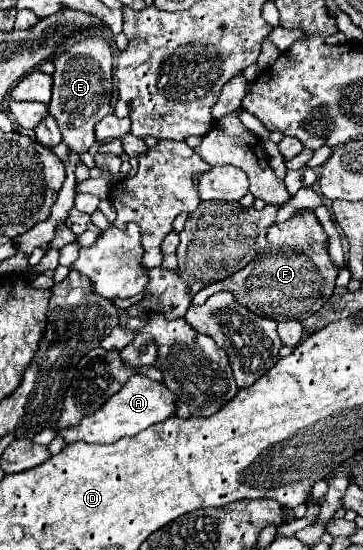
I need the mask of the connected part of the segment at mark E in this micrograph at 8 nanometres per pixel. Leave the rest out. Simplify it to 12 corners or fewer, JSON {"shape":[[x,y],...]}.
{"shape":[[100,30],[52,58],[48,112],[74,154],[110,112],[114,52]]}

